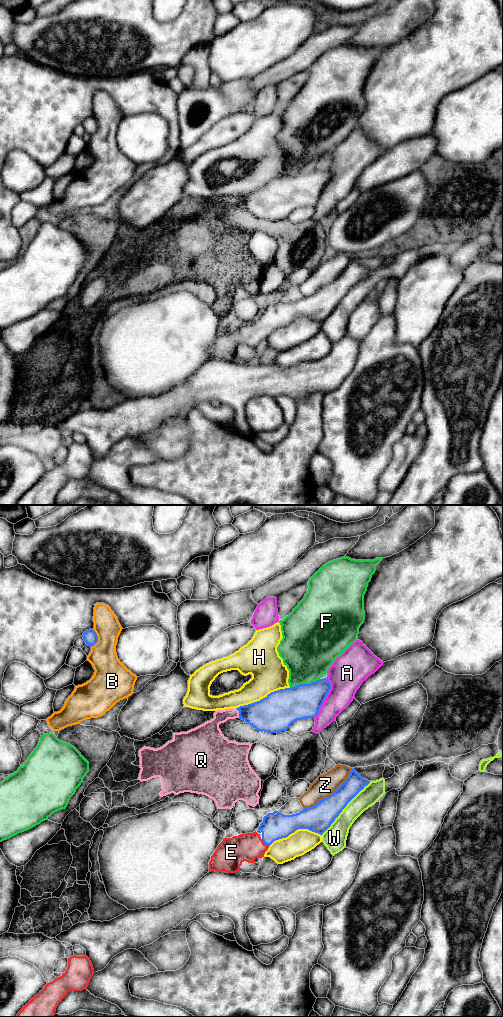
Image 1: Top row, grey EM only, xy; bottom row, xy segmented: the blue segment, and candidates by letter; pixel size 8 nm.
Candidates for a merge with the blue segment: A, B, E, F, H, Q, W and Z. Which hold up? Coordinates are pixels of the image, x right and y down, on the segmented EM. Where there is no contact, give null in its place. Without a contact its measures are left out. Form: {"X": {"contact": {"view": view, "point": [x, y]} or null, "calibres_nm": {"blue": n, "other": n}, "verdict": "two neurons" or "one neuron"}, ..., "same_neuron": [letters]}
{"A": {"contact": {"view": "xy", "point": [325, 697]}, "calibres_nm": {"blue": 280, "other": 280}, "verdict": "two neurons"}, "B": {"contact": {"view": "xy", "point": [97, 638]}, "calibres_nm": {"blue": 120, "other": 220}, "verdict": "two neurons"}, "E": {"contact": {"view": "xy", "point": [265, 843]}, "calibres_nm": {"blue": 220, "other": 220}, "verdict": "one neuron"}, "F": {"contact": {"view": "xy", "point": [304, 684]}, "calibres_nm": {"blue": 300, "other": 400}, "verdict": "two neurons"}, "H": {"contact": {"view": "xy", "point": [263, 698]}, "calibres_nm": {"blue": 300, "other": 280}, "verdict": "two neurons"}, "Q": {"contact": {"view": "xy", "point": [239, 713]}, "calibres_nm": {"blue": 280, "other": 110}, "verdict": "two neurons"}, "W": {"contact": {"view": "xy", "point": [344, 807]}, "calibres_nm": {"blue": 220, "other": 180}, "verdict": "two neurons"}, "Z": {"contact": {"view": "xy", "point": [331, 794]}, "calibres_nm": {"blue": 220, "other": 170}, "verdict": "two neurons"}, "same_neuron": ["E"]}

